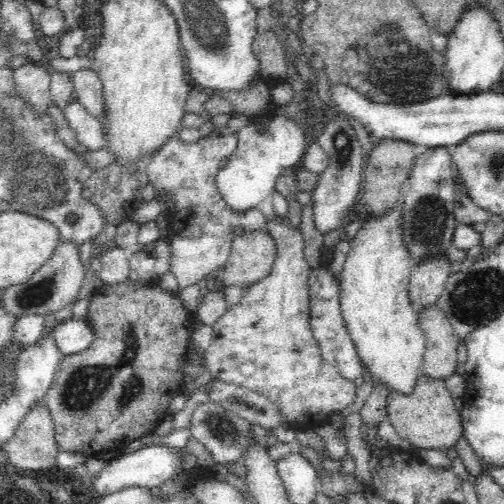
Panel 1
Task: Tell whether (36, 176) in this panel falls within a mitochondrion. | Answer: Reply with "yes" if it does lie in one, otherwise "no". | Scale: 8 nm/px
yes

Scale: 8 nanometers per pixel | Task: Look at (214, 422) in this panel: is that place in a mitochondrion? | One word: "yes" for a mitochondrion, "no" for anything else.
yes

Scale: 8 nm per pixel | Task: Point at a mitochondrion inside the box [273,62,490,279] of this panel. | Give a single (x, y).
(430, 216)

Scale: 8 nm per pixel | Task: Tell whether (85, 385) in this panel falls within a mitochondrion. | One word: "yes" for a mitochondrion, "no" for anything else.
yes

